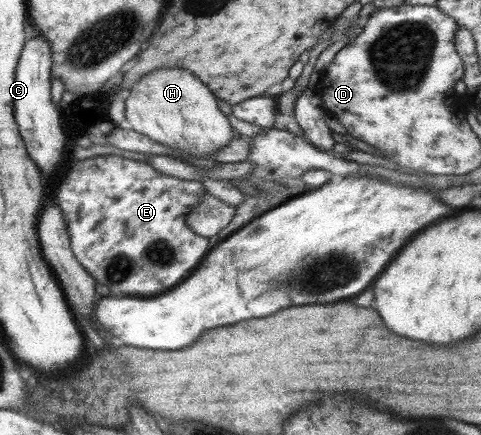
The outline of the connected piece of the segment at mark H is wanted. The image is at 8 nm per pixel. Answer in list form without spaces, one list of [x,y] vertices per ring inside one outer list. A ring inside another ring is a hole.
[[[157,69],[141,77],[124,99],[125,120],[131,130],[183,156],[205,158],[217,154],[233,138],[227,117],[219,111],[216,97],[189,71]]]

